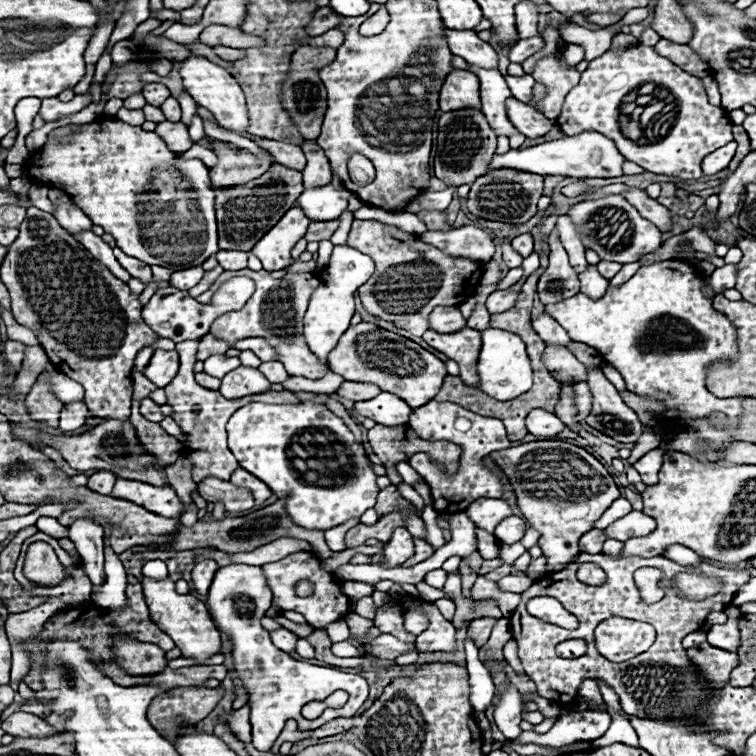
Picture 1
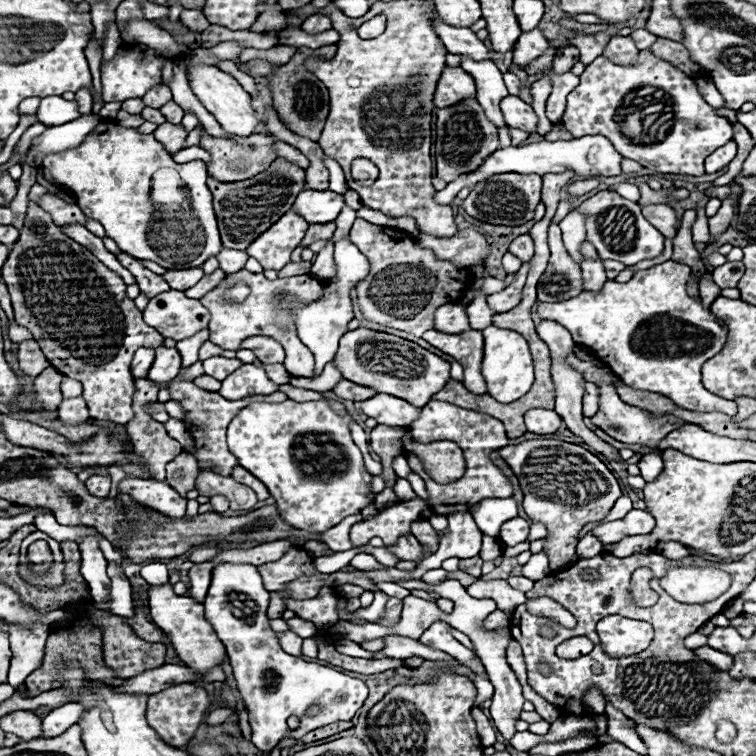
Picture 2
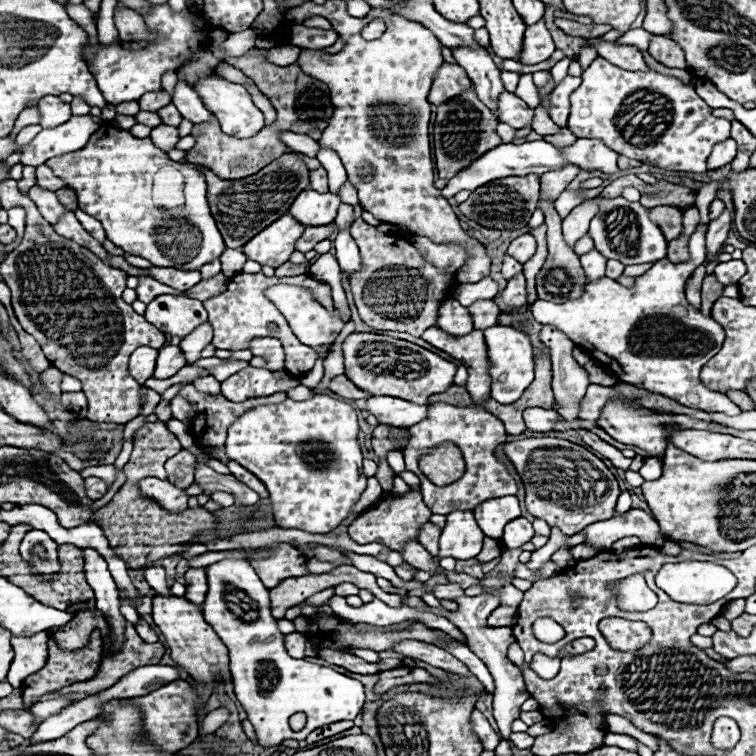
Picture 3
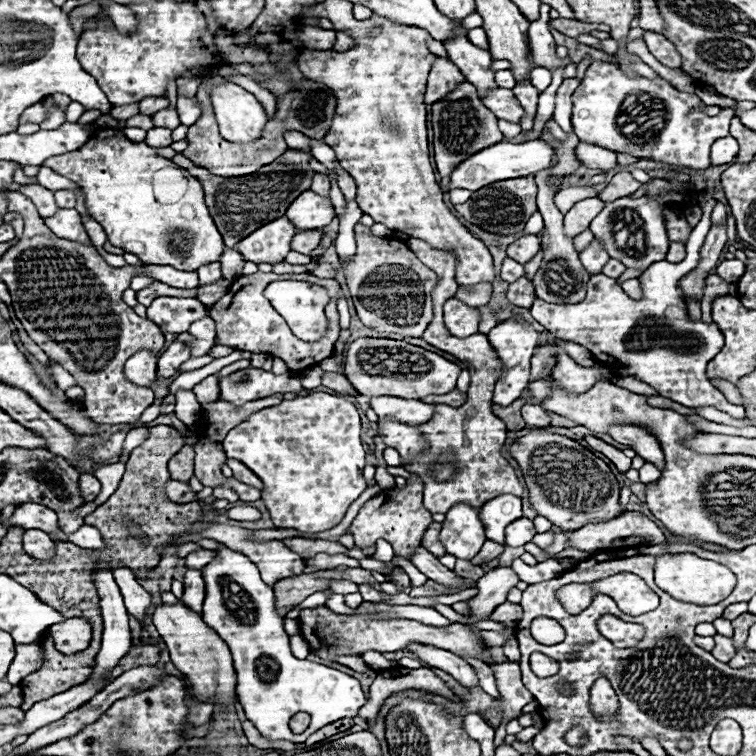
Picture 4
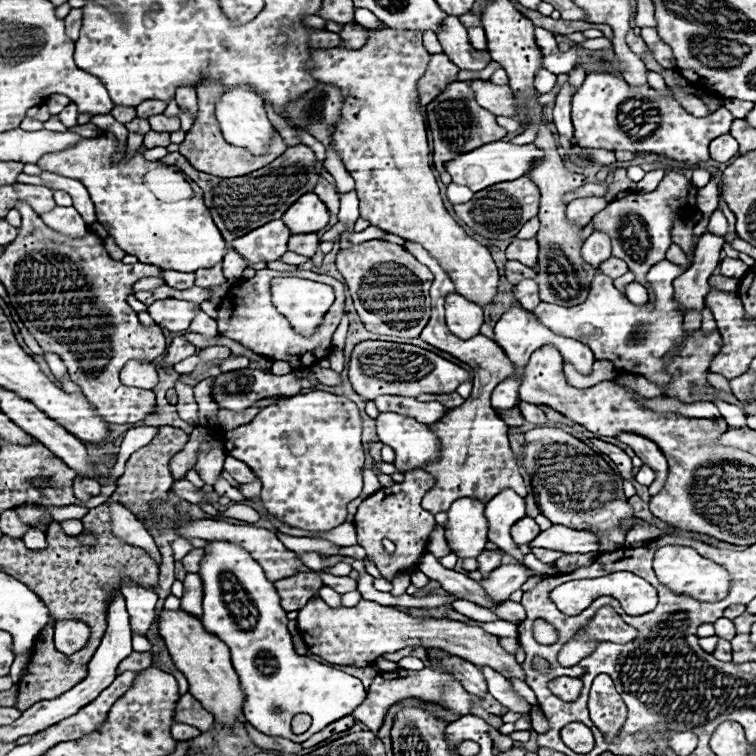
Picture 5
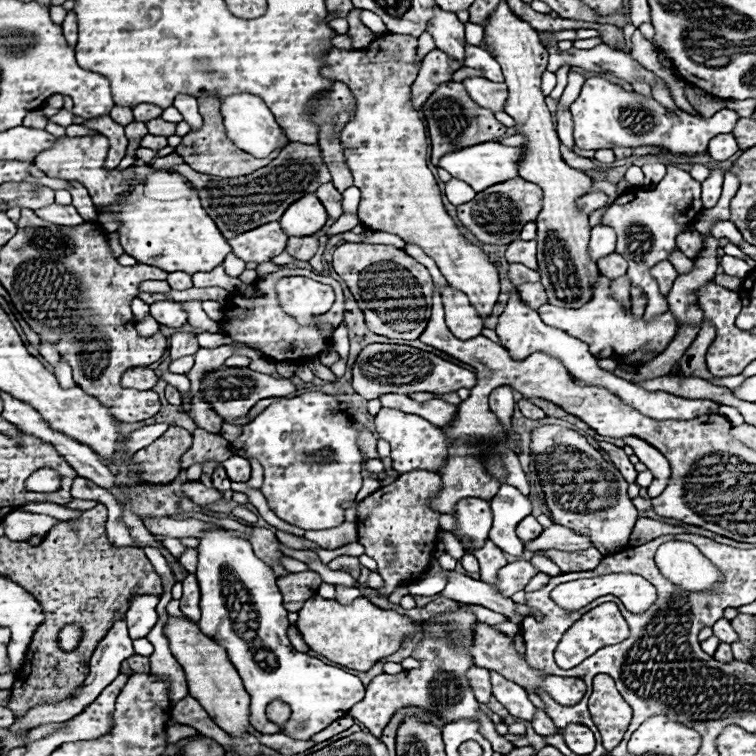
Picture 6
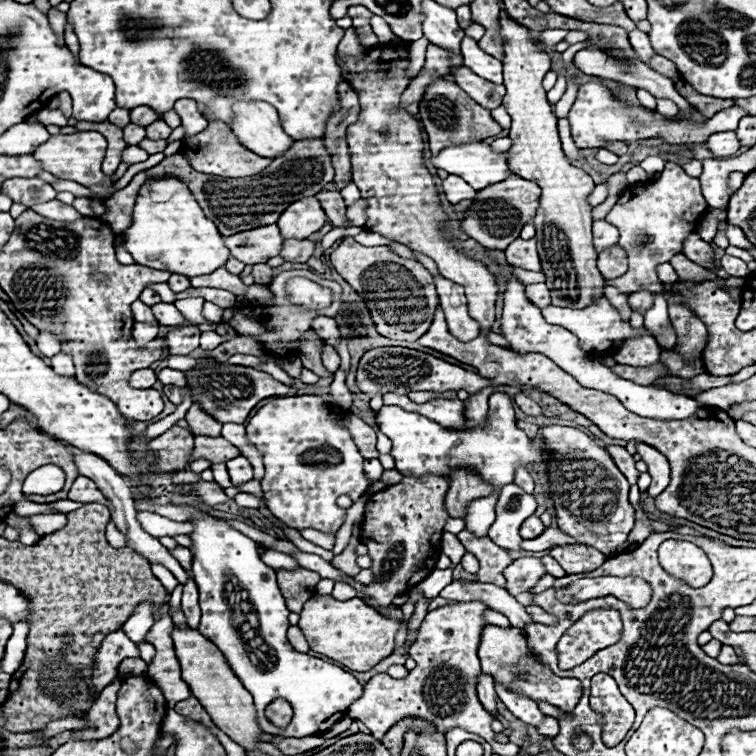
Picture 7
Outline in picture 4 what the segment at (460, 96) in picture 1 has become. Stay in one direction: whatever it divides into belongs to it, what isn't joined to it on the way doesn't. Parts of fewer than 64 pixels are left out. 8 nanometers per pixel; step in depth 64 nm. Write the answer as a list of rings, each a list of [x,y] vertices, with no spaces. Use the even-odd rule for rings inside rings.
[[[436,58],[426,80],[424,102],[426,104],[438,102],[442,96],[446,96],[446,92],[450,92],[450,88],[454,88],[454,84],[460,82],[464,82],[464,76],[458,70],[458,66],[450,64],[448,58]]]

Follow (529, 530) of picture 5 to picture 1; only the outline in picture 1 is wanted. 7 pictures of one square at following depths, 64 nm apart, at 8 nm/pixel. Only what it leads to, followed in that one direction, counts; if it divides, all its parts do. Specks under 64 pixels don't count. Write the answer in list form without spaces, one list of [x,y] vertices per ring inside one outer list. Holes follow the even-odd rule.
[[[510,516],[510,518],[502,520],[502,524],[498,524],[498,528],[494,530],[494,536],[502,544],[514,544],[514,542],[522,540],[524,532],[526,532],[526,522],[518,516]]]

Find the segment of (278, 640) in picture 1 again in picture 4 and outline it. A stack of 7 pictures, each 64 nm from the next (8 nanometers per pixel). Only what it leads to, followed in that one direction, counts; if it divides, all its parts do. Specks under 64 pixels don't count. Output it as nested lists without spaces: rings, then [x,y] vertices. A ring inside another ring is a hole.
[[[300,634],[290,636],[290,646],[292,646],[292,654],[294,654],[296,658],[306,658],[306,656],[310,654],[310,648],[308,648],[306,640],[304,640]]]

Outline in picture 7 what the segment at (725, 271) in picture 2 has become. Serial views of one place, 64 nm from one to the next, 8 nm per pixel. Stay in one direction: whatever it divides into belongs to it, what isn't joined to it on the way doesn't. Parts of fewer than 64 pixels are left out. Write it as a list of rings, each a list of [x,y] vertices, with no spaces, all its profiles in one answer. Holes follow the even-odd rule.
[[[724,254],[724,258],[720,260],[722,268],[730,274],[730,276],[736,276],[736,278],[746,278],[750,274],[750,270],[746,268],[746,262],[740,260],[740,258],[734,258],[734,256],[728,256]]]

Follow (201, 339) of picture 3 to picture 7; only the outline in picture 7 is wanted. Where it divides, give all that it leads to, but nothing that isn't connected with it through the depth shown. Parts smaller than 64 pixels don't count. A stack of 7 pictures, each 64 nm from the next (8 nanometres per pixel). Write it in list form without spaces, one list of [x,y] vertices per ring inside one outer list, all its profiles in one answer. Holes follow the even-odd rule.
[[[184,298],[184,300],[176,300],[174,304],[176,304],[176,308],[182,312],[182,316],[190,324],[202,324],[202,322],[206,322],[202,318],[202,304],[204,304],[202,298]]]

